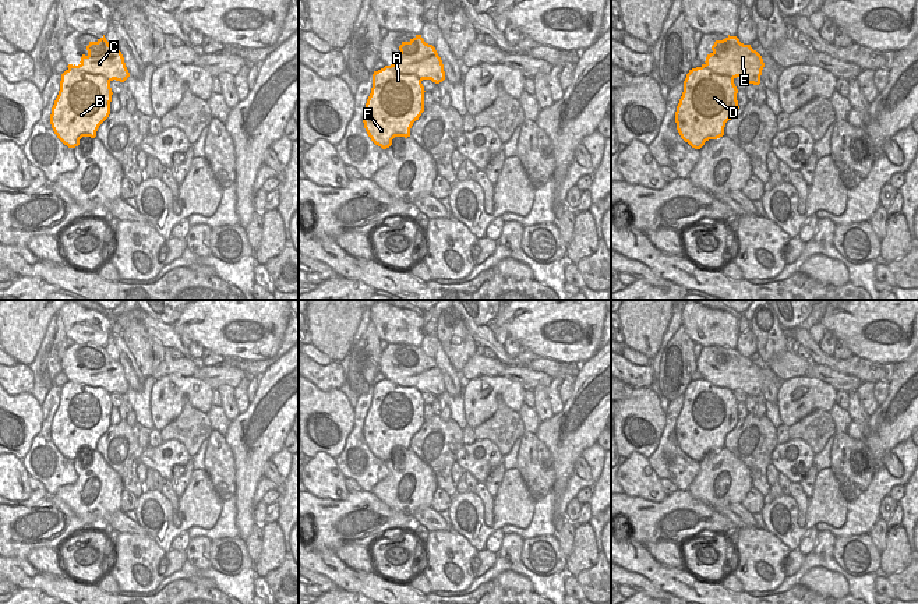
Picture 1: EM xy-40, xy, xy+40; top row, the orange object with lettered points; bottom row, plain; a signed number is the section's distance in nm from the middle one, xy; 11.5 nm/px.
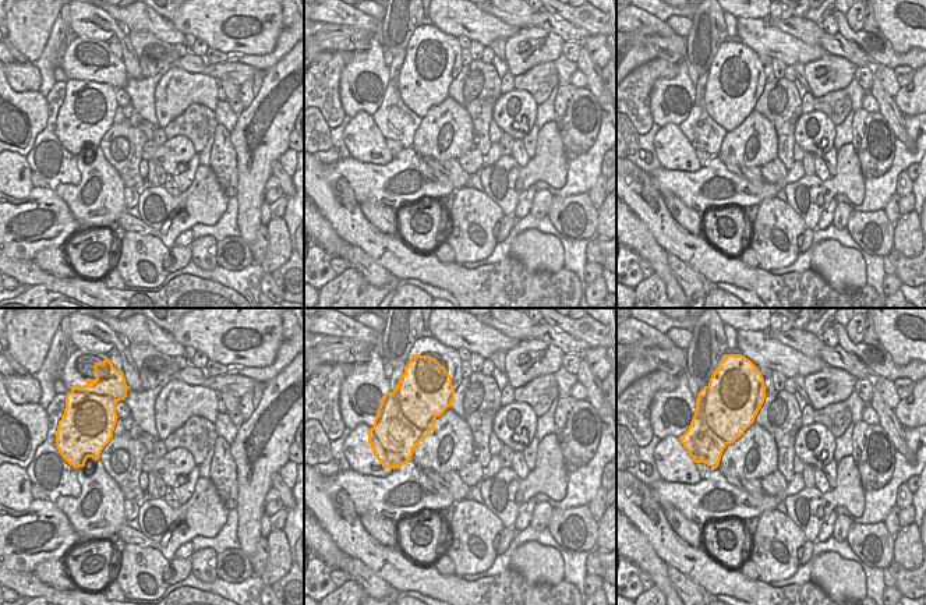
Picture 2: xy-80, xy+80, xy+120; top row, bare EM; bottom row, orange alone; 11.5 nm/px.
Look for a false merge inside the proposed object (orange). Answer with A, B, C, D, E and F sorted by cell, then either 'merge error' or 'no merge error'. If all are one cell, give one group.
A B C D E F | no merge error

